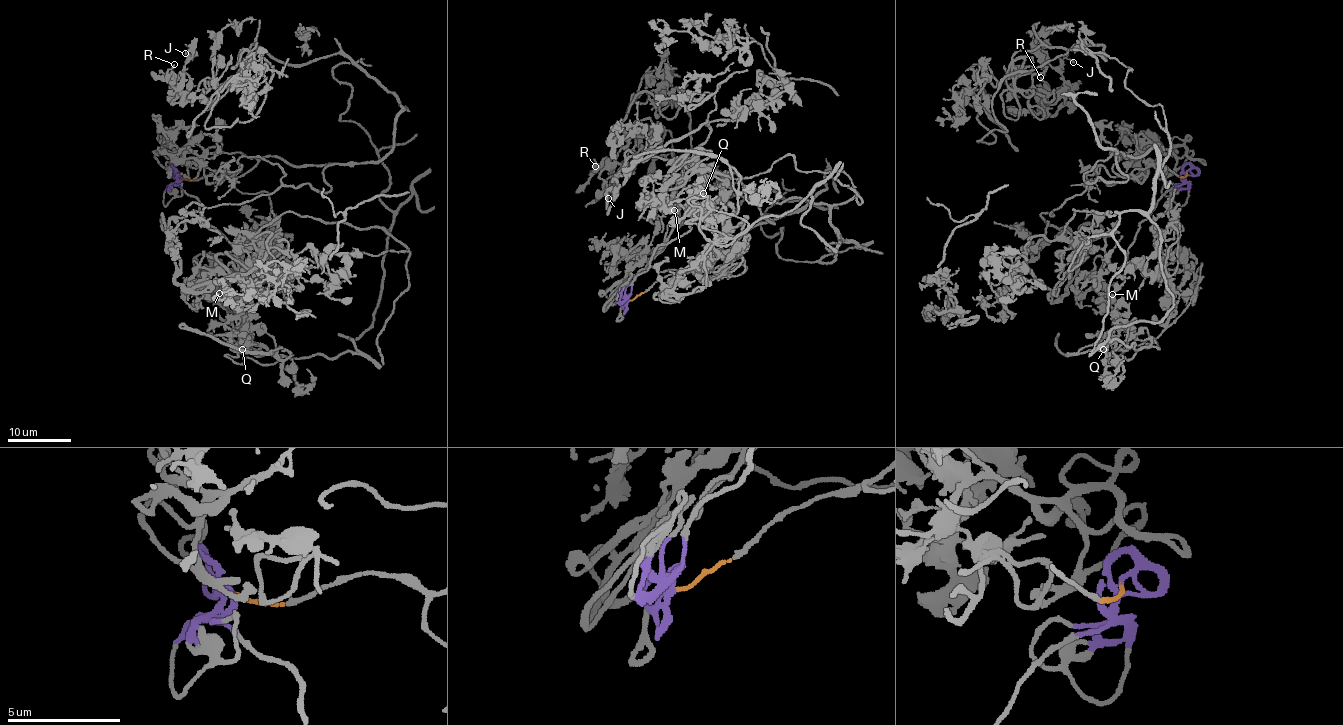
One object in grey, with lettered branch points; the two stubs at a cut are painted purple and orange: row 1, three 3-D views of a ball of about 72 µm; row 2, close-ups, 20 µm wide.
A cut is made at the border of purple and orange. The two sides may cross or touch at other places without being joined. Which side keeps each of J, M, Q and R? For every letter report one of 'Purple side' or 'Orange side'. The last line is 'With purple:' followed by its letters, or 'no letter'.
J: Orange side
M: Purple side
Q: Orange side
R: Orange side
With purple: M

